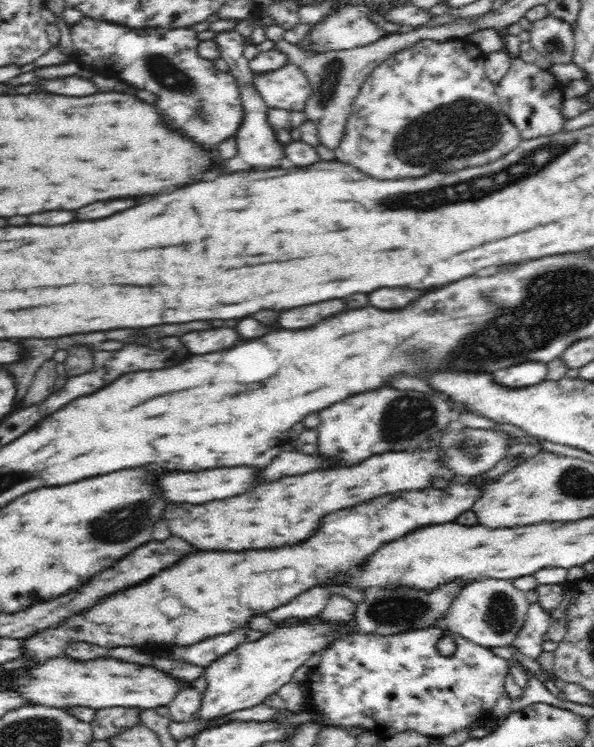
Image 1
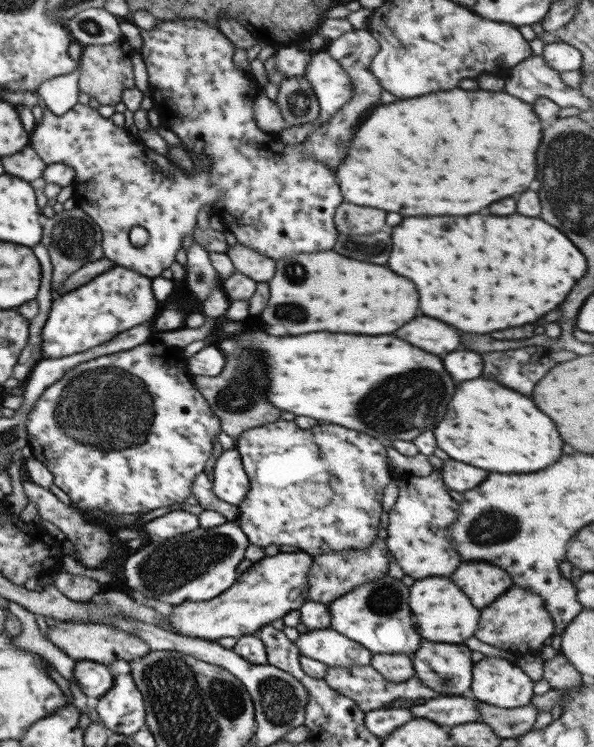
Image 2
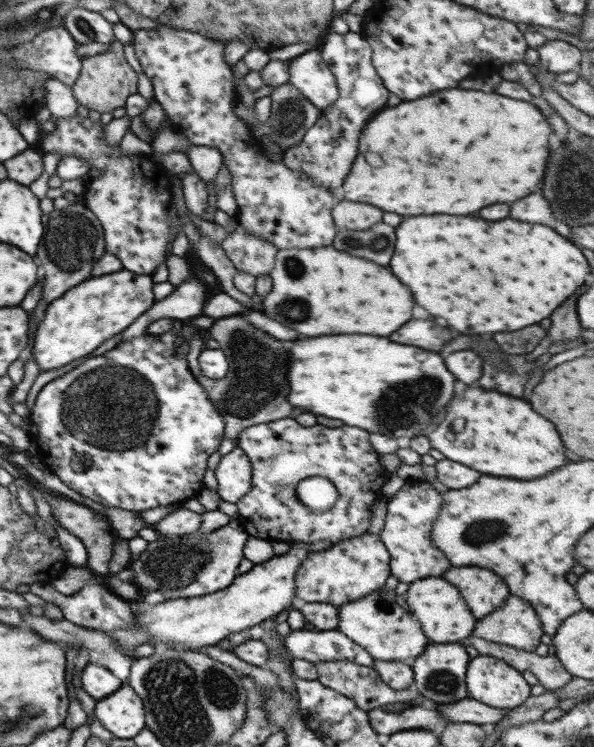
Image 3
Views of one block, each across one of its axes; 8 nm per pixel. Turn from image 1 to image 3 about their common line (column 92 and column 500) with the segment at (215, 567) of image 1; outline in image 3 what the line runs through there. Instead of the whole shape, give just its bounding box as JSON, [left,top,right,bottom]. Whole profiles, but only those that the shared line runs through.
[473,594,543,652]

